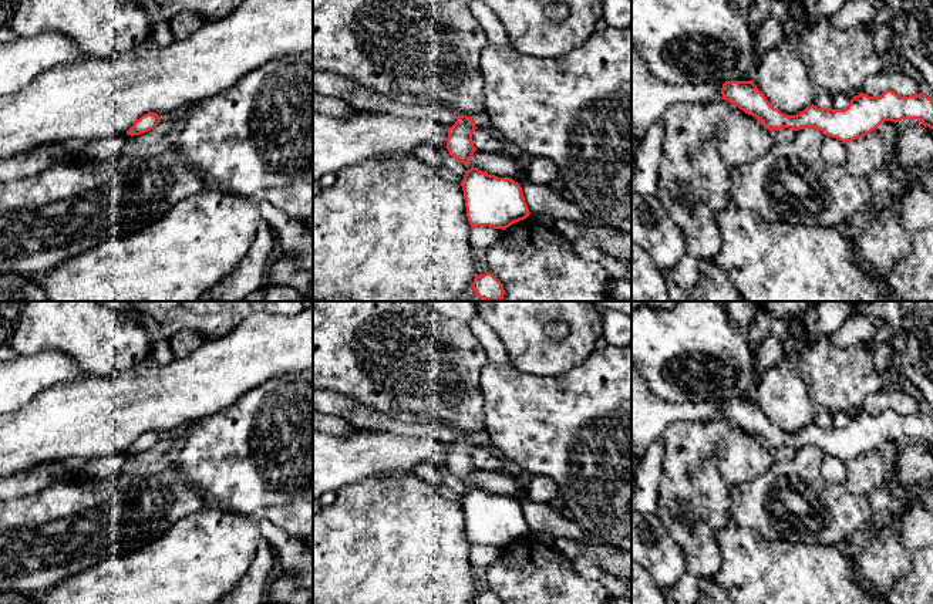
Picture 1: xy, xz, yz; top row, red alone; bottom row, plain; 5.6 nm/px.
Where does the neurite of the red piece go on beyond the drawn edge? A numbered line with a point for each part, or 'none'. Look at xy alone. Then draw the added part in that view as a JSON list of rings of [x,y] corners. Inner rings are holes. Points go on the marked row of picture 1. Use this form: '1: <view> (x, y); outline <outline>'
none

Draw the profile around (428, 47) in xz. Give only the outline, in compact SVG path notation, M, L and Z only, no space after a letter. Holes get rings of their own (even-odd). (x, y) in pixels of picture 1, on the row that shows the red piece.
M313 0L313 72L334 72L371 91L441 99L457 115L485 112L481 53L486 34L468 4L454 0Z

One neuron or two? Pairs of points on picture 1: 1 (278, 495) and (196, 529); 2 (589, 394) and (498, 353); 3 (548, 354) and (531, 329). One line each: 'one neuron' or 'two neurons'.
1: two neurons
2: two neurons
3: one neuron

